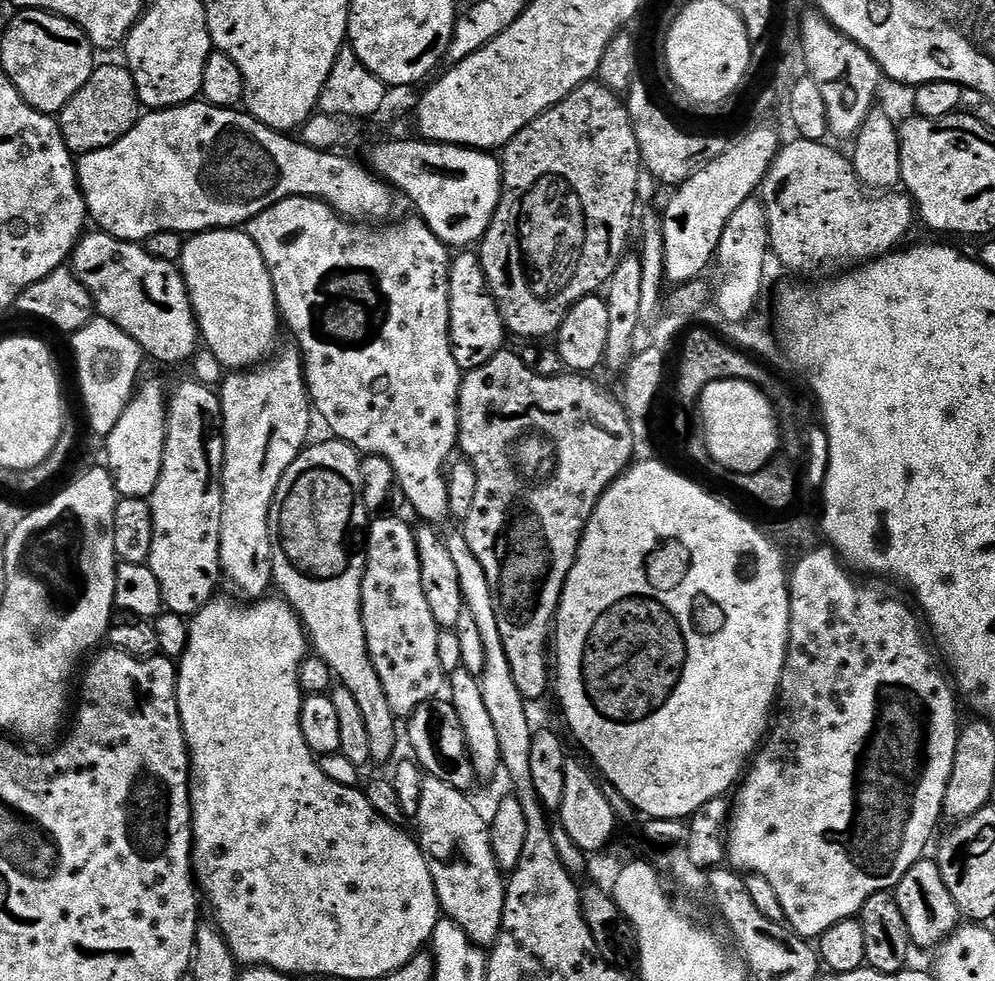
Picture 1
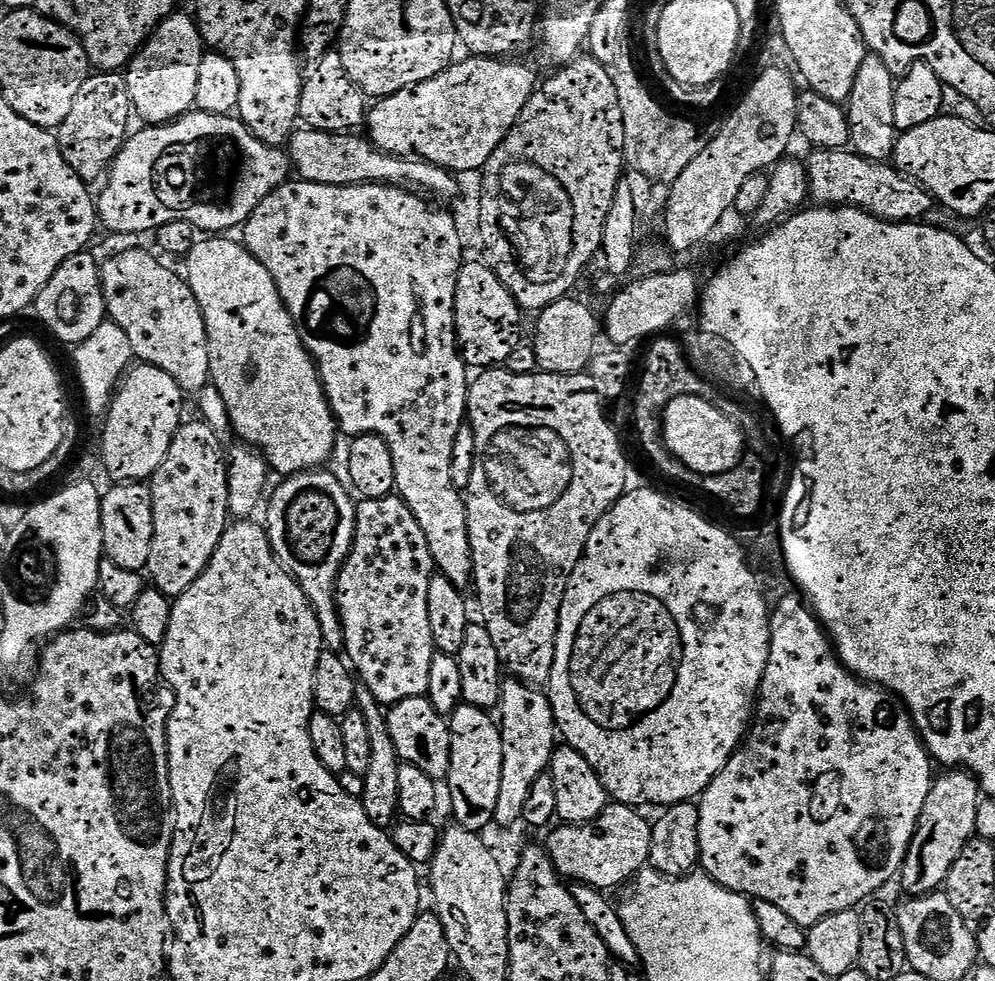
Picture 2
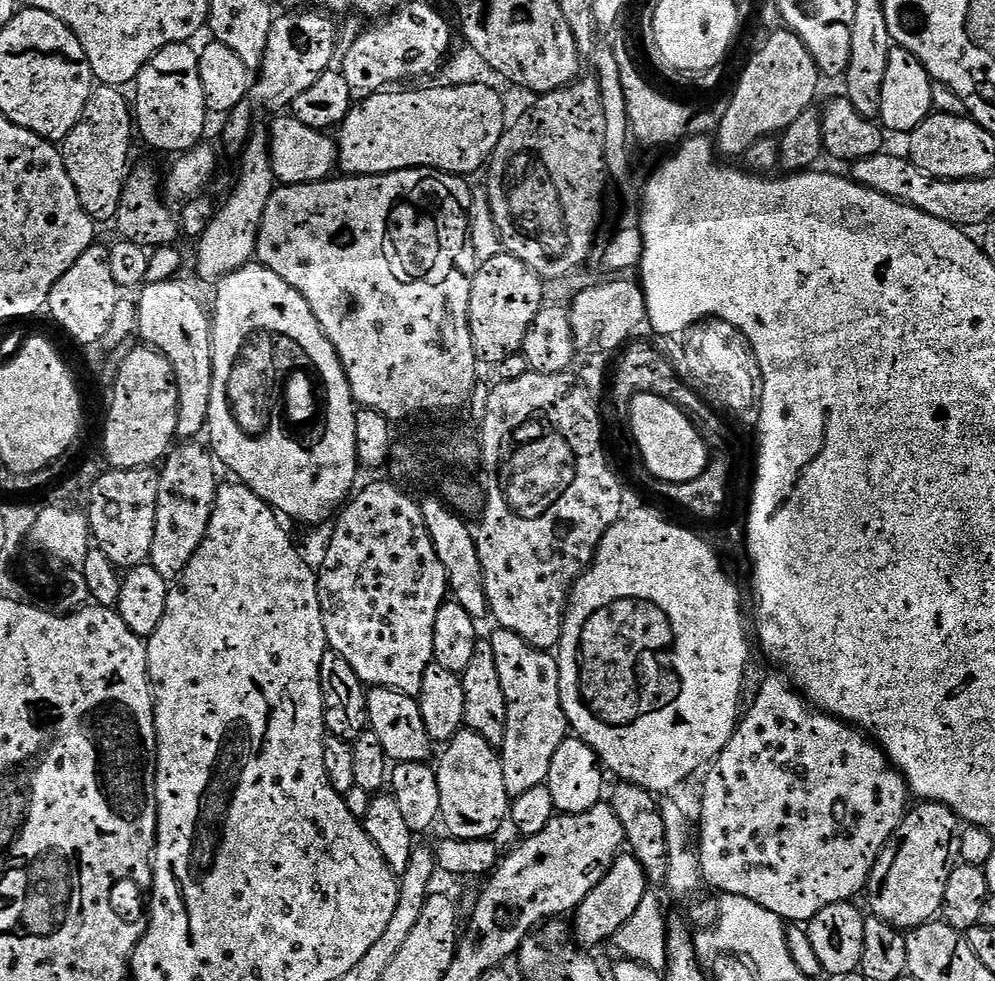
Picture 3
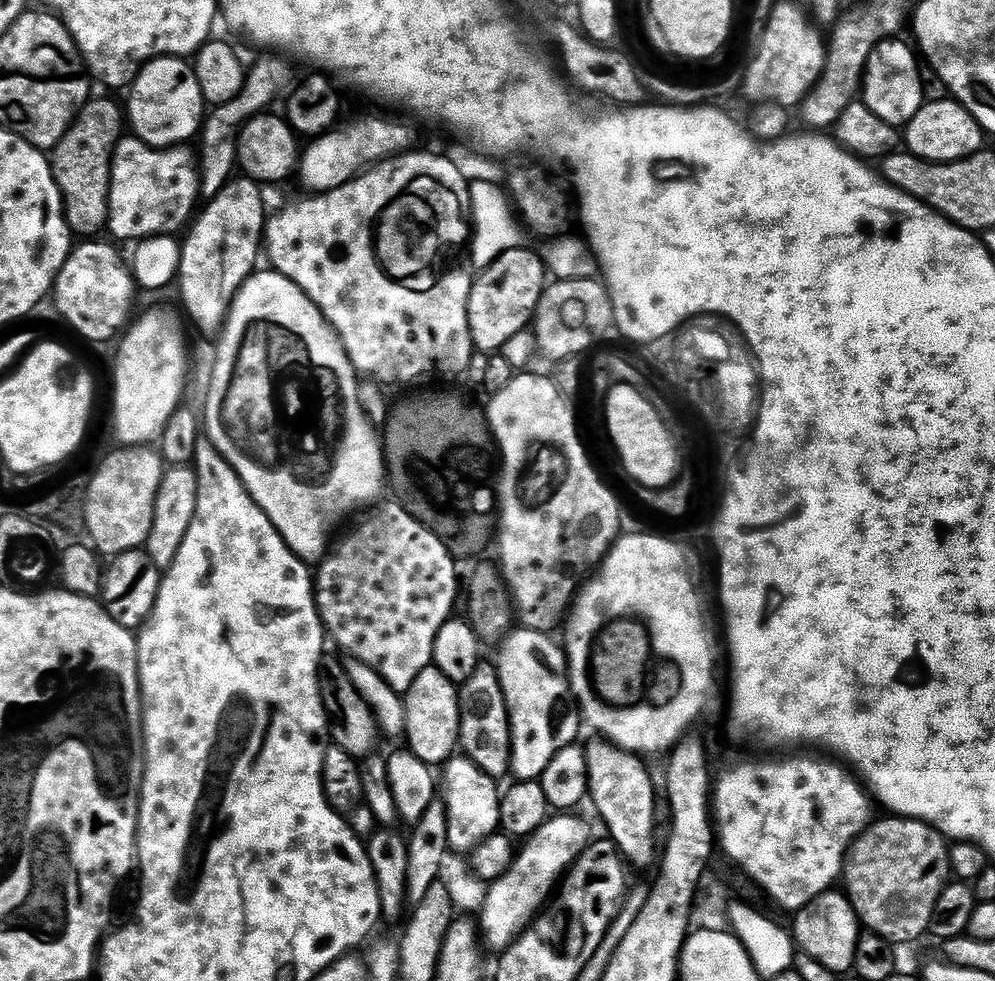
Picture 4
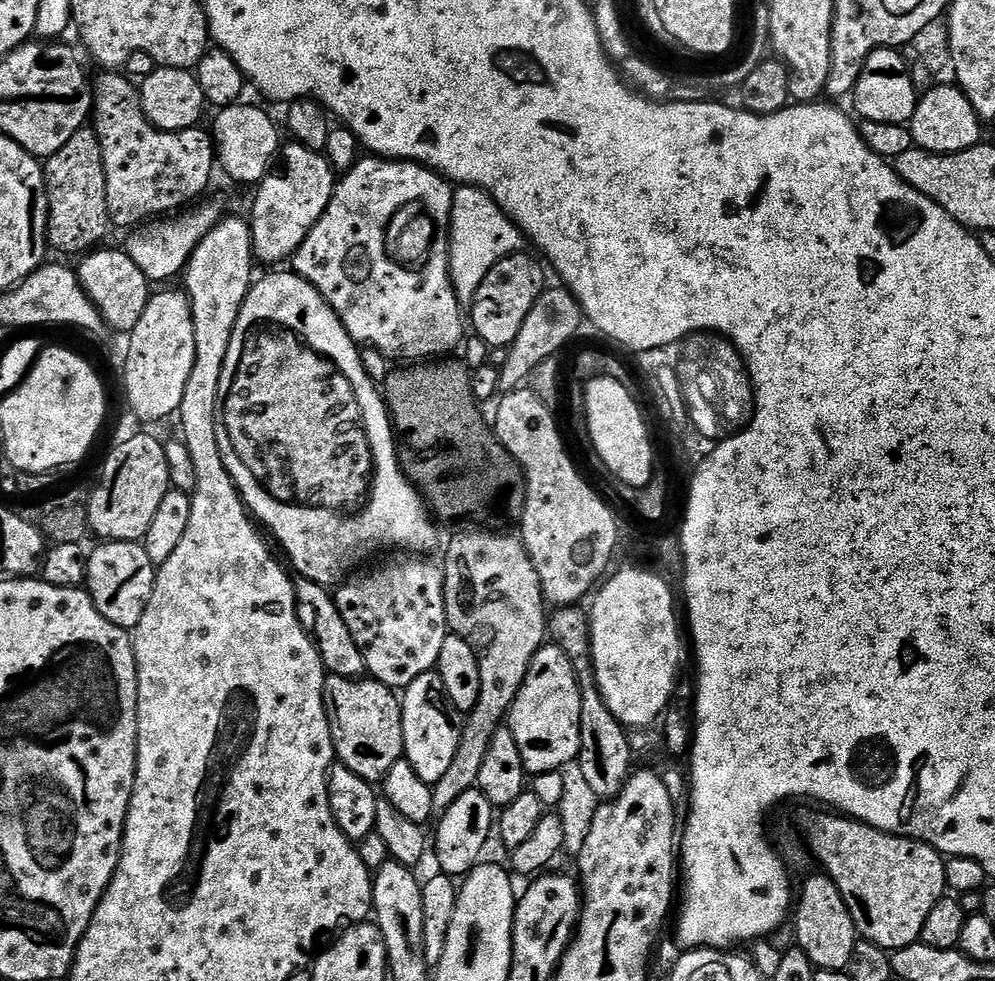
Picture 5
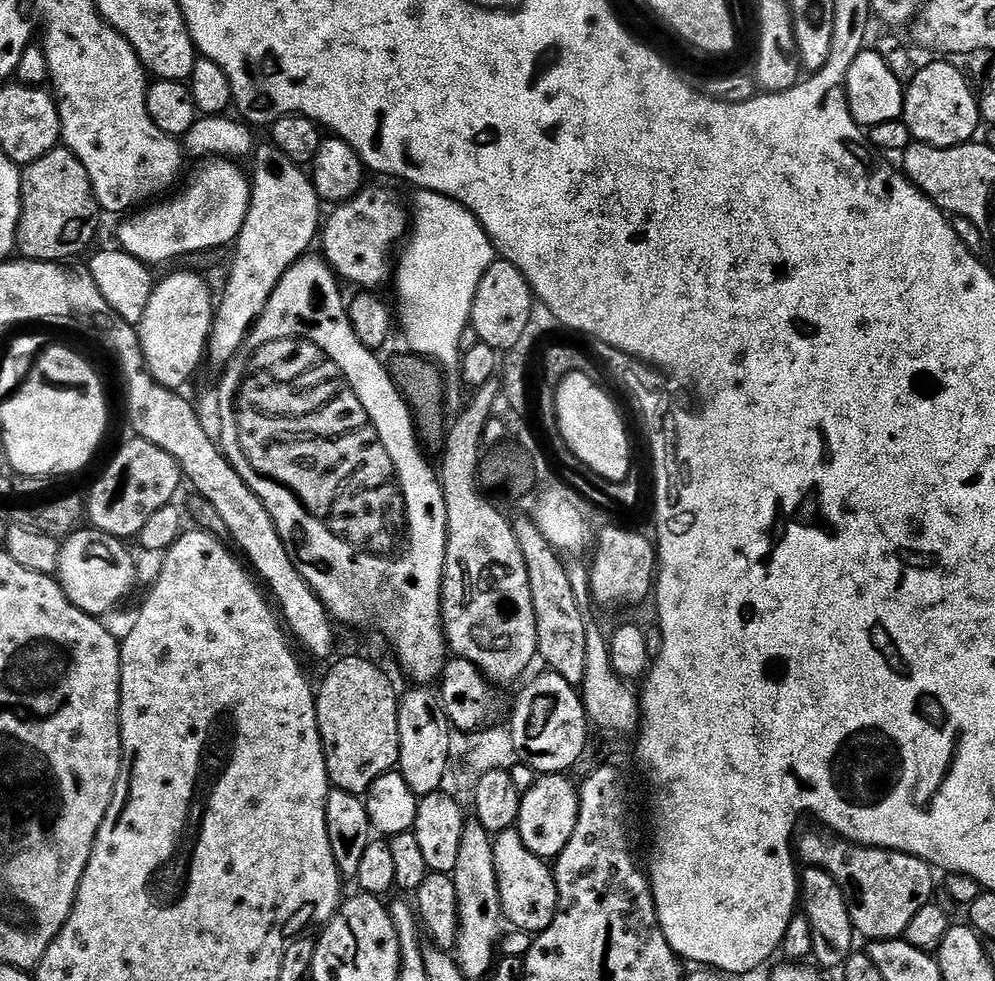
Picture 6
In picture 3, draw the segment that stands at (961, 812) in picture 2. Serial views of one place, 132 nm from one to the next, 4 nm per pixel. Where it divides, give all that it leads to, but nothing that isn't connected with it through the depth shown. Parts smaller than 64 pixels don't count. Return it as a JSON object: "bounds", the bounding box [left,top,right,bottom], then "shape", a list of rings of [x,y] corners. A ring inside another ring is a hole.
{"bounds":[866,802,962,930],"shape":[[[920,802],[905,815],[900,829],[892,835],[887,846],[880,852],[874,870],[868,879],[866,897],[871,915],[882,918],[888,924],[901,930],[911,930],[929,924],[941,915],[946,898],[946,882],[950,882],[950,874],[958,863],[960,854],[960,833],[962,821],[955,812],[944,804]]]}

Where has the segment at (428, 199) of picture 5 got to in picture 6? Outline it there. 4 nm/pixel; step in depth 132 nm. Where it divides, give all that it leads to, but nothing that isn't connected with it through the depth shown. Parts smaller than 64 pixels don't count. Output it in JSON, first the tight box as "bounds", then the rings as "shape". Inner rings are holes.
{"bounds":[318,186,410,290],"shape":[[[368,186],[344,203],[335,205],[331,211],[318,236],[328,267],[345,285],[357,284],[360,290],[378,290],[376,288],[382,287],[387,280],[389,283],[394,272],[392,251],[410,232],[410,216],[404,213],[399,198],[384,188]]]}

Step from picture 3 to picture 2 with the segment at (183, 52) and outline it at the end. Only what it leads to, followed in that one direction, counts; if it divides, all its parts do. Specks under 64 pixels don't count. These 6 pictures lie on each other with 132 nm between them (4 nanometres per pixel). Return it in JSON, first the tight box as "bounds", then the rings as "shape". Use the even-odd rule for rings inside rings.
{"bounds":[126,10,206,125],"shape":[[[183,10],[166,17],[148,37],[126,69],[128,93],[135,115],[141,116],[145,125],[169,124],[196,108],[198,66],[202,66],[205,51],[206,45],[195,19]]]}

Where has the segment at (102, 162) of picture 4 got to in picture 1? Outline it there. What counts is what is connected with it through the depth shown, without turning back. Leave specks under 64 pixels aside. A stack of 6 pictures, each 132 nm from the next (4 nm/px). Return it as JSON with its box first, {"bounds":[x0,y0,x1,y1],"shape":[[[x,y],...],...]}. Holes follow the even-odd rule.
{"bounds":[58,64,142,154],"shape":[[[116,64],[96,66],[92,77],[58,114],[60,133],[74,154],[102,150],[122,138],[136,125],[142,115],[140,99],[136,97],[134,78],[127,67]]]}

